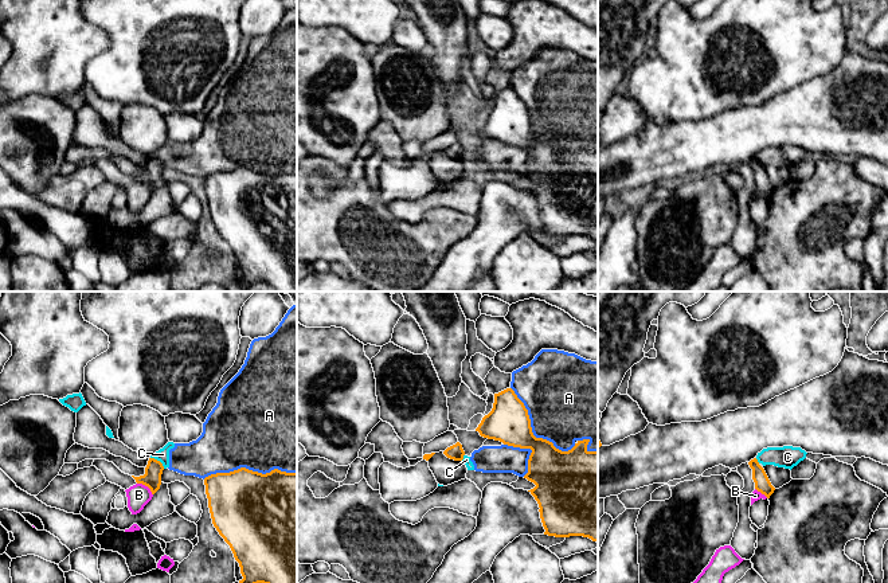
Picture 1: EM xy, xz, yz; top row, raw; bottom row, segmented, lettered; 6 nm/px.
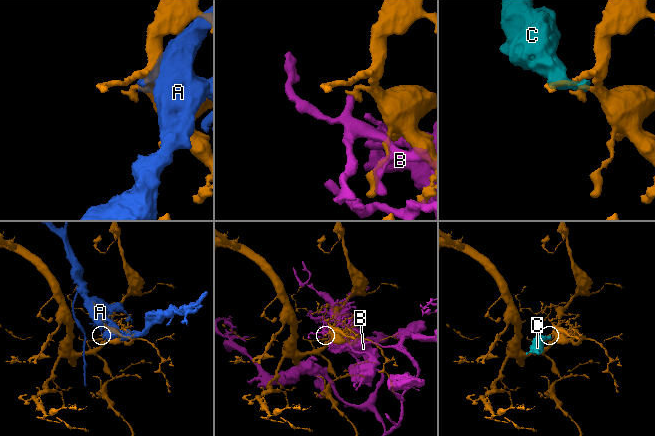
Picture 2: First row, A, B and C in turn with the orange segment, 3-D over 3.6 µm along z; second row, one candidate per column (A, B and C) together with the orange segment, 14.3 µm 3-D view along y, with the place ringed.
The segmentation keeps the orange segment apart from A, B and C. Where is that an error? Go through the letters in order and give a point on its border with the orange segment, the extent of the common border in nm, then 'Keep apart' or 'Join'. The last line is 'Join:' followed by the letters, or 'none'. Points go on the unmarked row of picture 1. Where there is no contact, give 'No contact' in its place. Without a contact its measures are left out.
A: Touches orange at xy (249, 169). Shared border 550 nm. Keep apart
B: Touches orange at xy (147, 184). Shared border 120 nm. Keep apart
C: Touches orange at xy (159, 160). Shared border 110 nm. Keep apart
Join: none

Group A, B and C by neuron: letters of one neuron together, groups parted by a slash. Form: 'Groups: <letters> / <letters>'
Groups: A C / B

